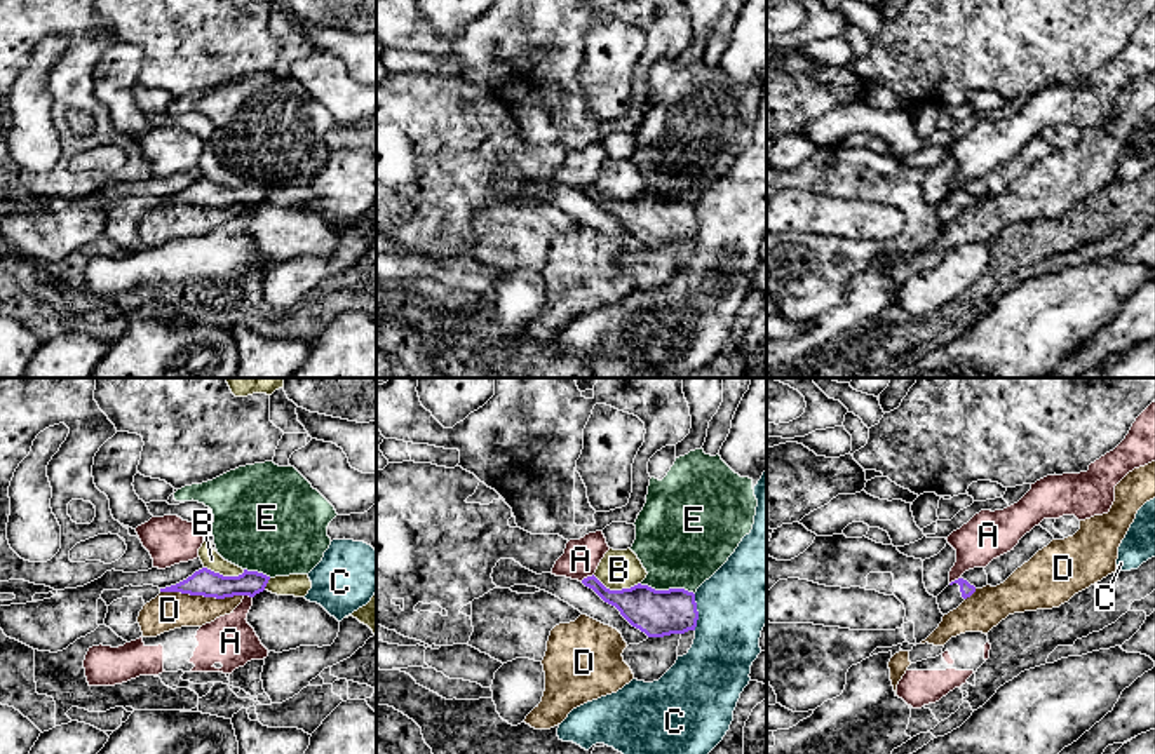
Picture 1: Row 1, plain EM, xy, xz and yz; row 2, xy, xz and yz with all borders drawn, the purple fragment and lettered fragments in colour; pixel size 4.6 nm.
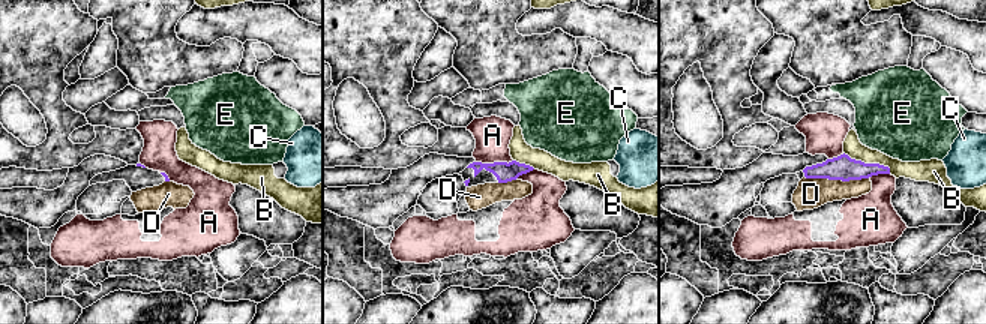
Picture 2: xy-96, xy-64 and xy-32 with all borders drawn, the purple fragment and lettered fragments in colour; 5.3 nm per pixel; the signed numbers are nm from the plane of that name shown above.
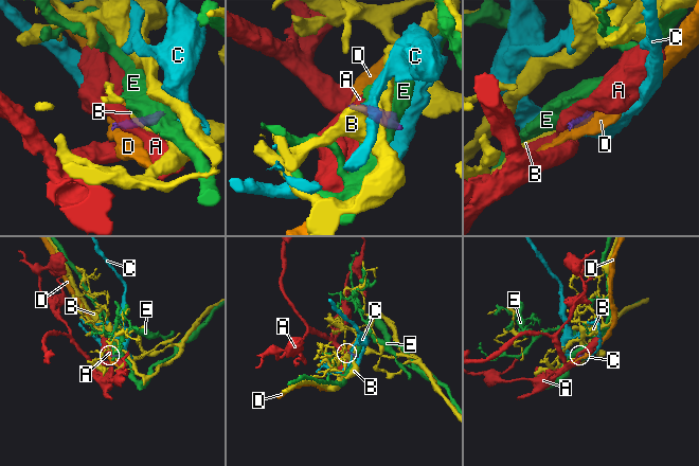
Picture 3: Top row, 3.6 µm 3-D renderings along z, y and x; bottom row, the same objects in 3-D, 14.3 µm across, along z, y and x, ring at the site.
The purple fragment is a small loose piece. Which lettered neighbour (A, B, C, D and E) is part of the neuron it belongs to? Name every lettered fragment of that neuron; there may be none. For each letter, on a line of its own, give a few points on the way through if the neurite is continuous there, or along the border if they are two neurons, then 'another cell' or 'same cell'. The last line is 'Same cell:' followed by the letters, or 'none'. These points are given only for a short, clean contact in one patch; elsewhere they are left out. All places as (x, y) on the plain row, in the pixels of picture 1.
A: along xz (593, 183), (580, 190) | another cell
B: along xz (593, 185), (610, 199), (629, 199), (640, 194) | another cell
C: along xz (694, 204), (697, 218), (695, 239) | another cell
D: along xy (161, 201), (216, 208), (243, 206) | another cell
E: along xz (640, 194), (655, 199), (687, 199), (694, 204) | another cell
Same cell: none

